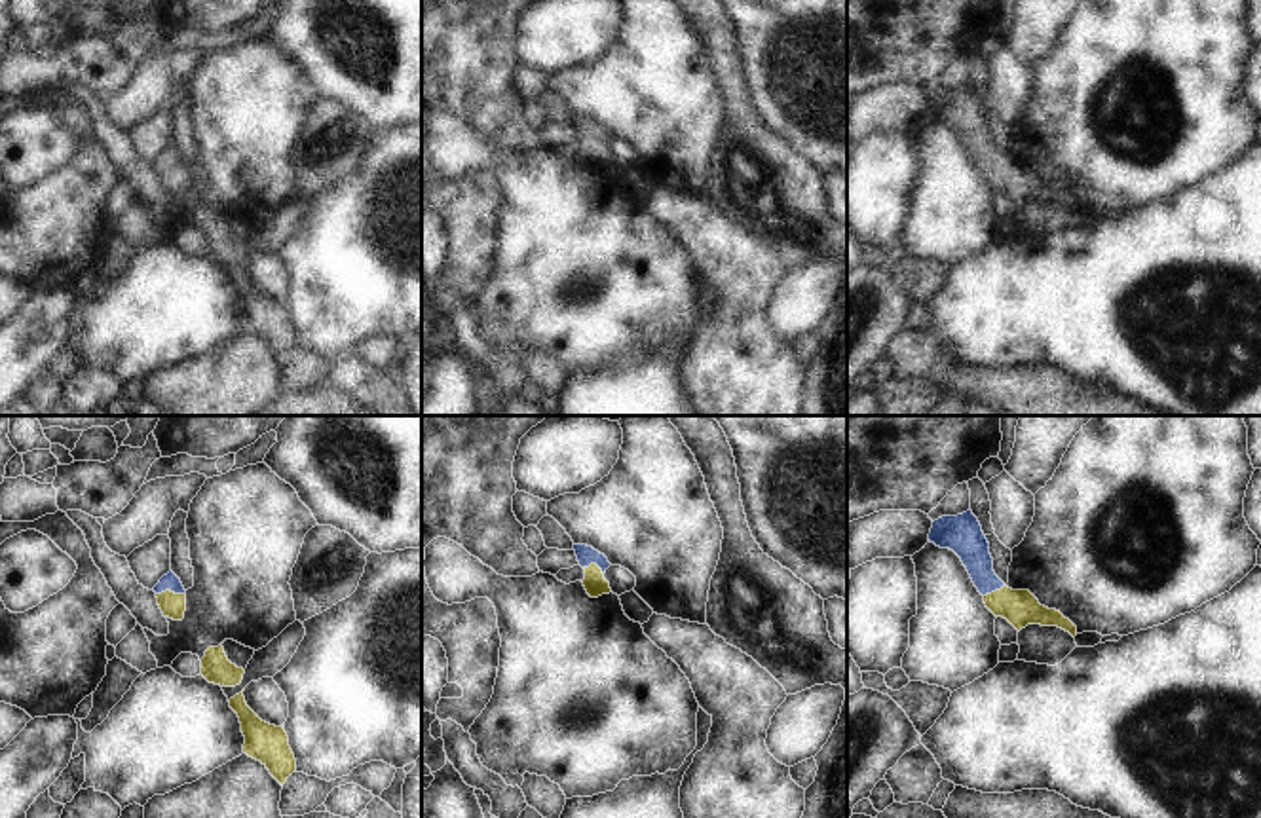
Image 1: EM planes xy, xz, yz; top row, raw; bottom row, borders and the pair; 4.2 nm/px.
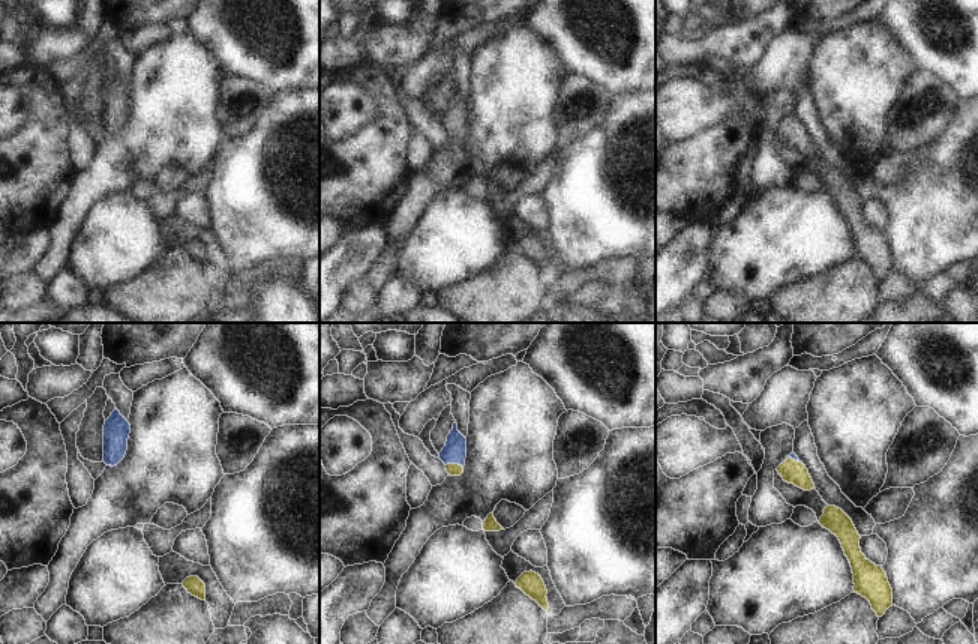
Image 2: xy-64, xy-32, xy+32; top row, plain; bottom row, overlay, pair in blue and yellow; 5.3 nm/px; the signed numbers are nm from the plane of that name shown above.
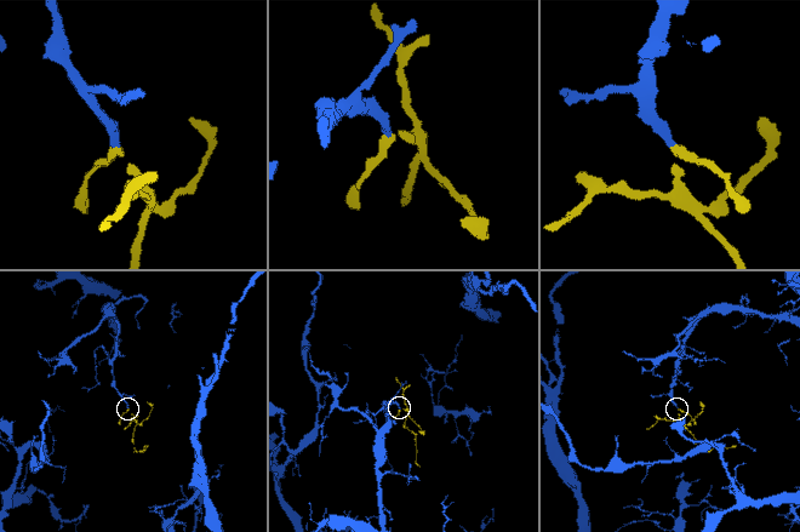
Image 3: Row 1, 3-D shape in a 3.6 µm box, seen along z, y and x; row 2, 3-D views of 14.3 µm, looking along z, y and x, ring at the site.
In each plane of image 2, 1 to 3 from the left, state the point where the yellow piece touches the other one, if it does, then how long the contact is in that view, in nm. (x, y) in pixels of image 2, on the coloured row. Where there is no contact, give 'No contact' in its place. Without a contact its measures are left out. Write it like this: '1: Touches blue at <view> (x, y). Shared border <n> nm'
1: No contact
2: Touches blue at xy-32 (455, 463). Shared border 100 nm
3: Touches blue at xy+32 (795, 460). Shared border 70 nm

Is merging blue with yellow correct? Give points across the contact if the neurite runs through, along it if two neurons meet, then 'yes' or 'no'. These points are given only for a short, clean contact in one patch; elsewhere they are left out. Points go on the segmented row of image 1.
across xy (169, 581), (169, 589), (173, 606) | yes

